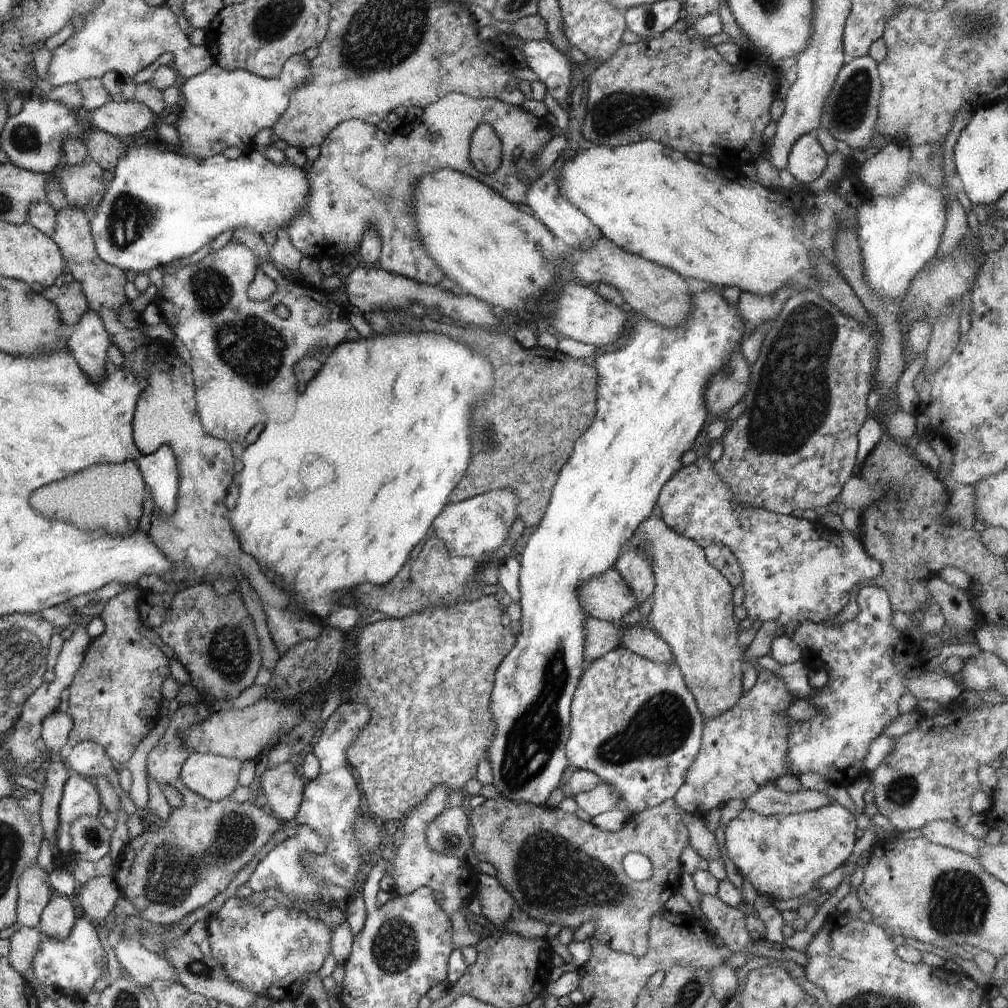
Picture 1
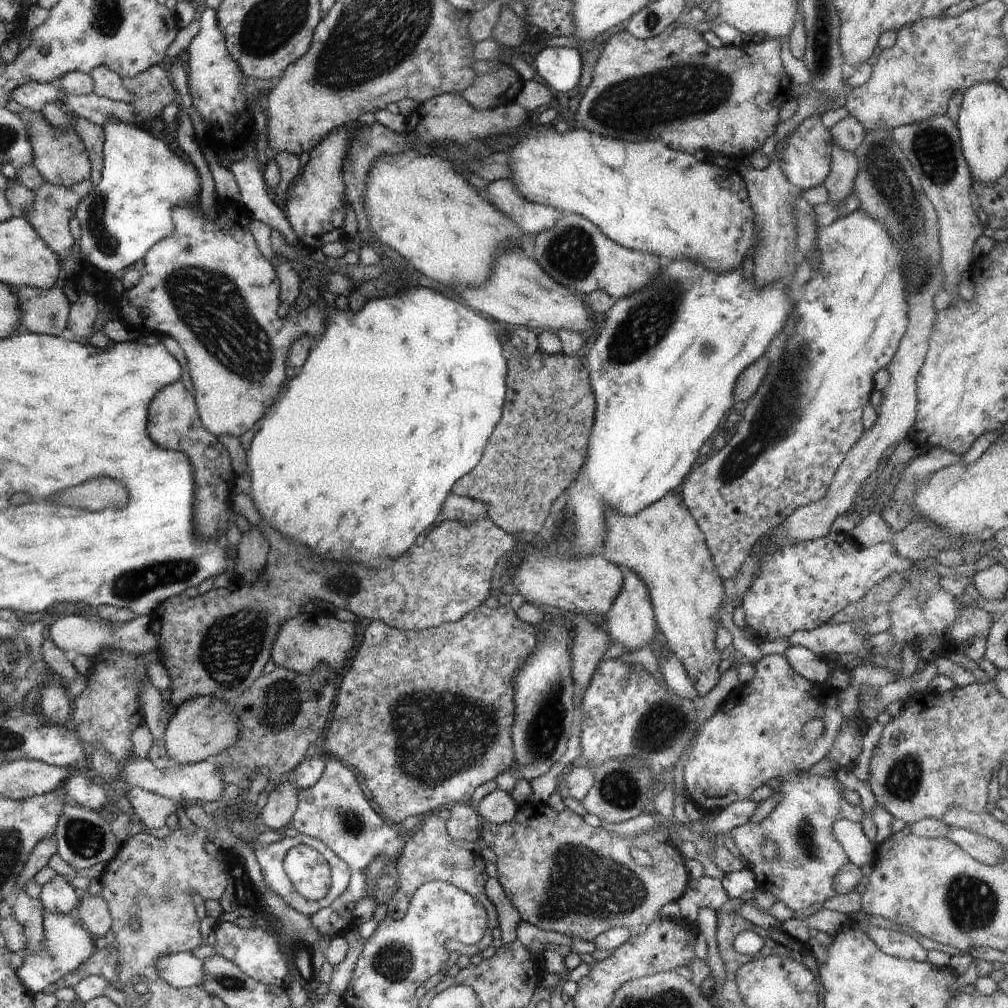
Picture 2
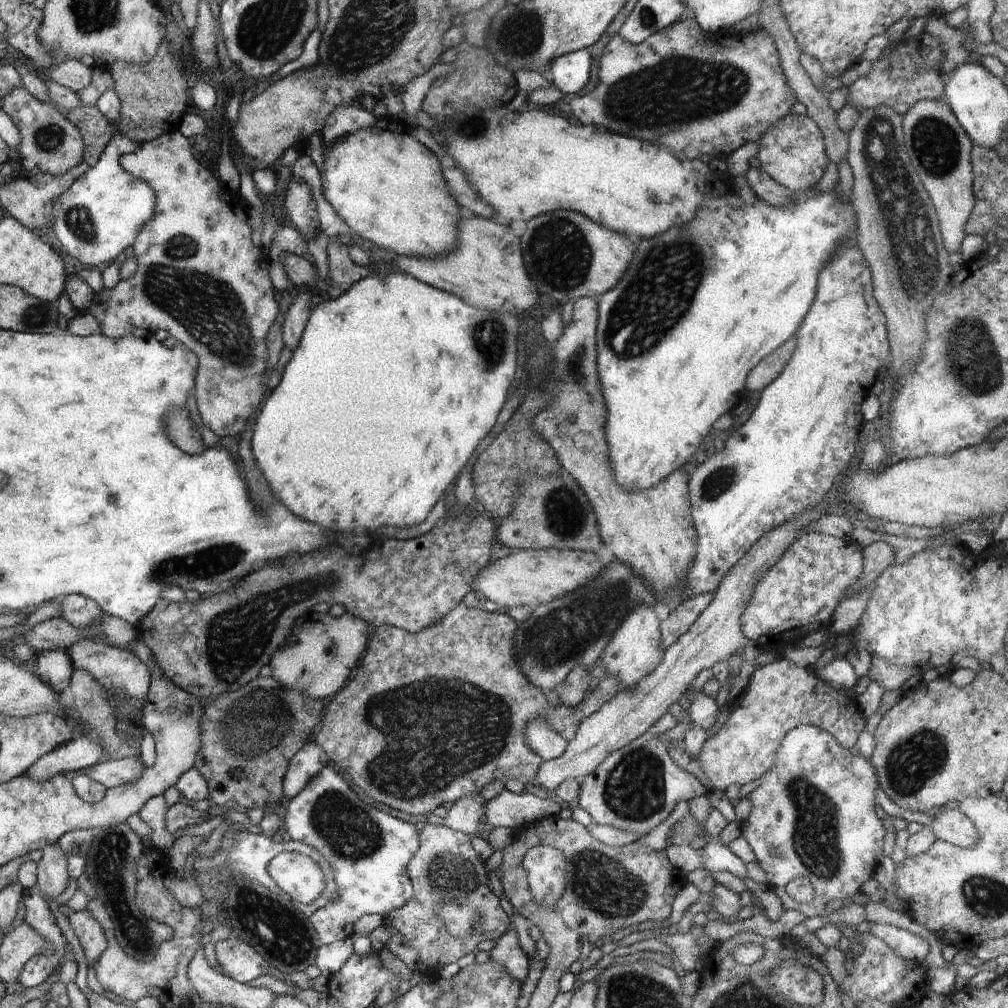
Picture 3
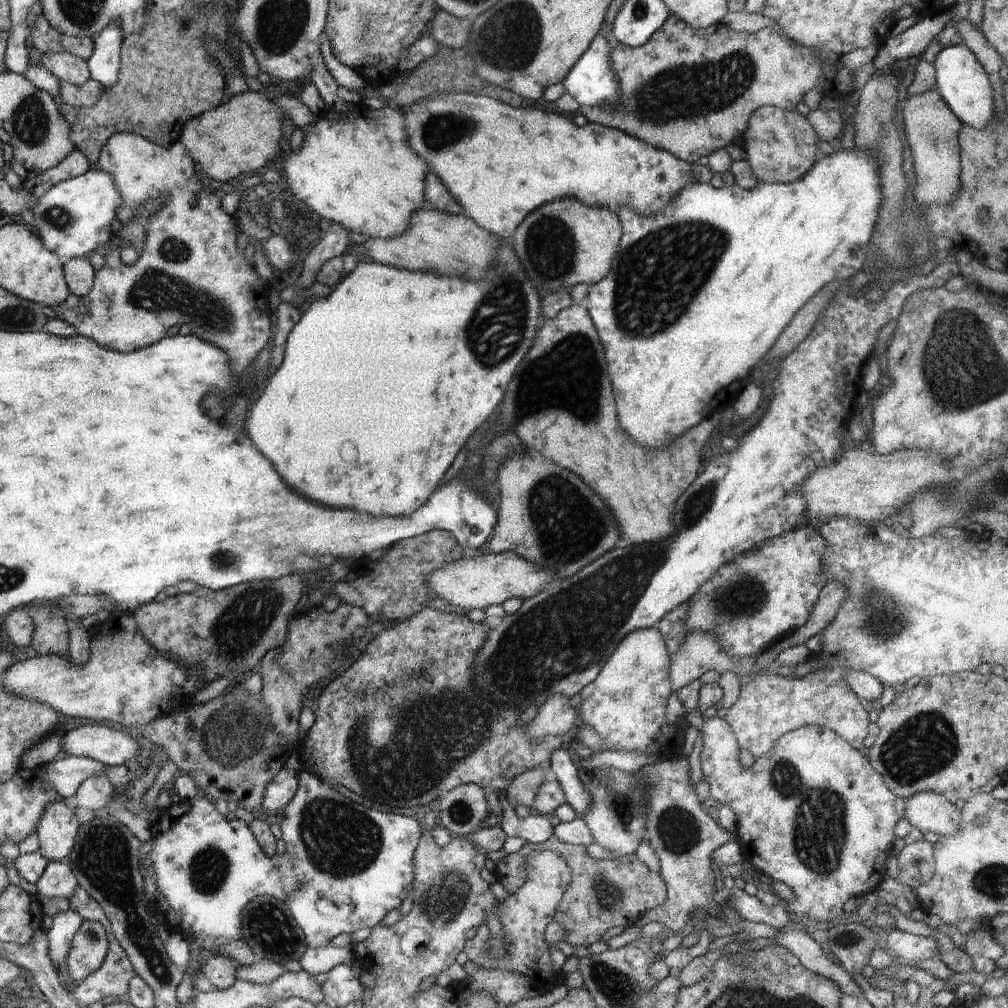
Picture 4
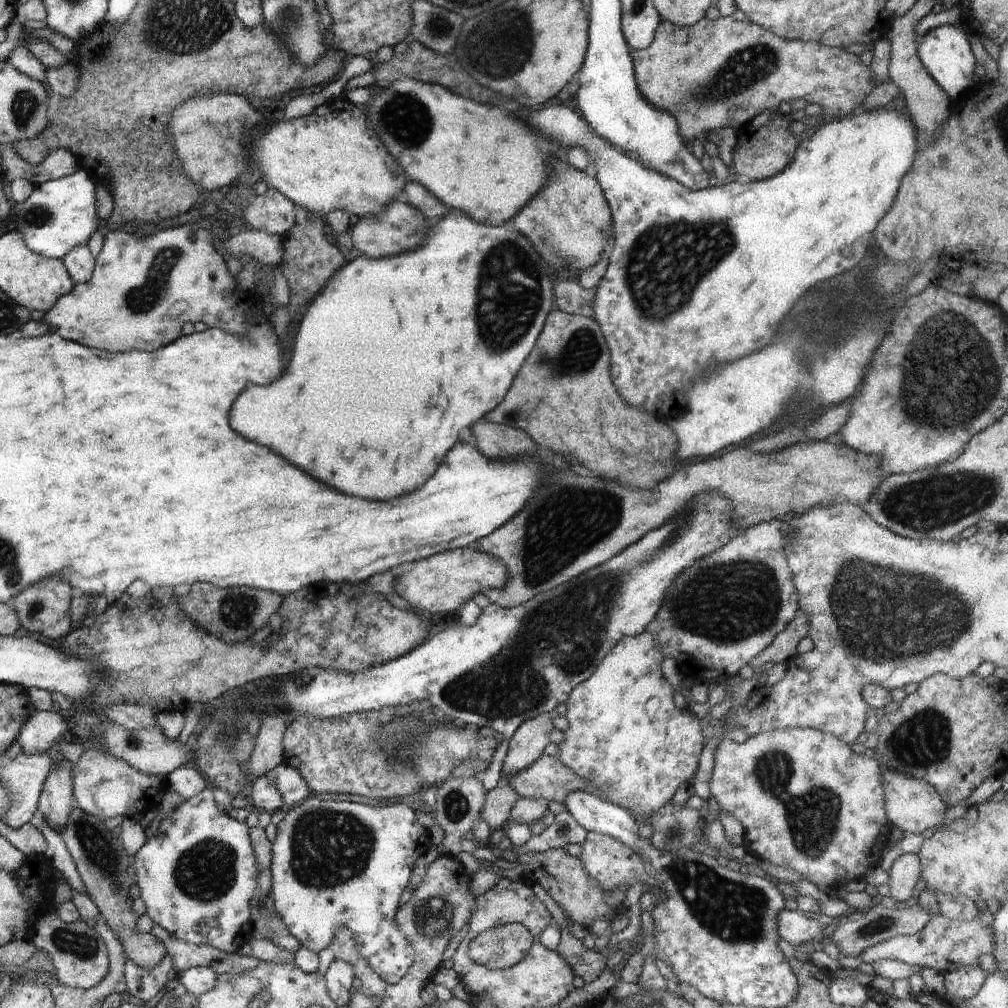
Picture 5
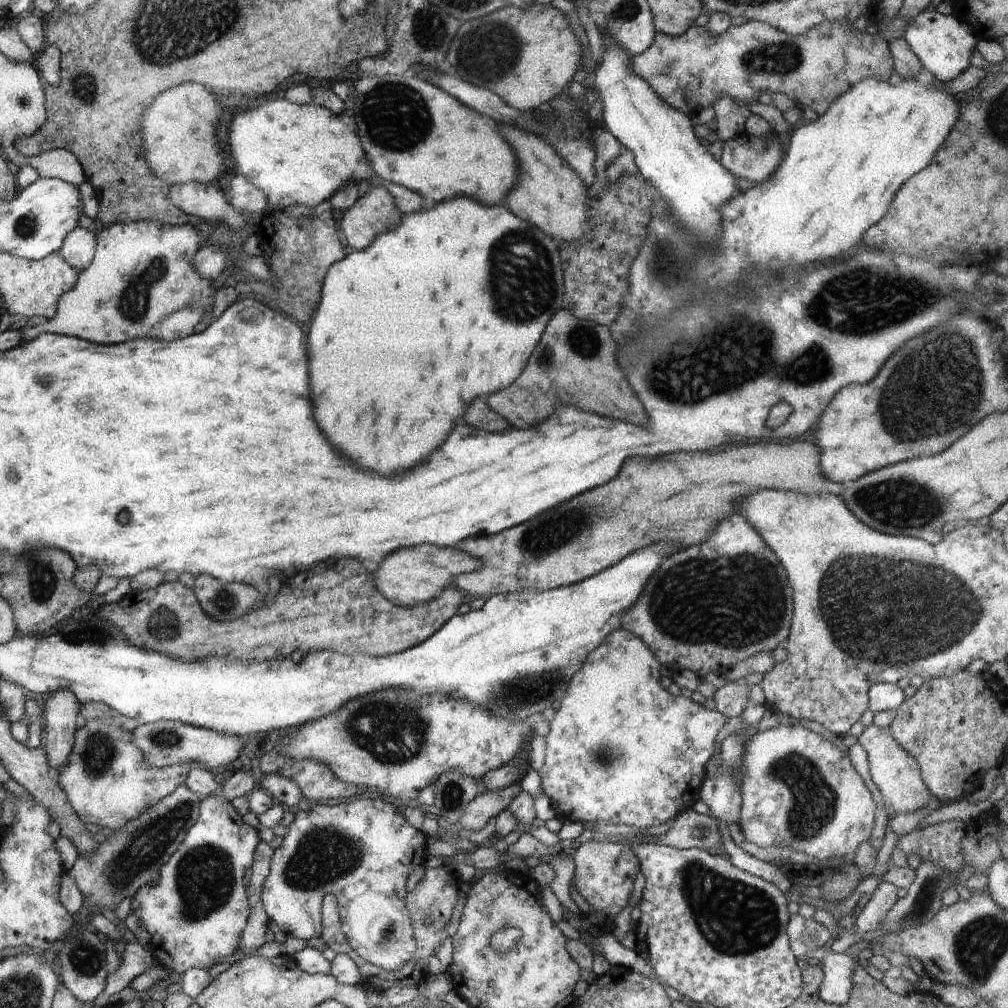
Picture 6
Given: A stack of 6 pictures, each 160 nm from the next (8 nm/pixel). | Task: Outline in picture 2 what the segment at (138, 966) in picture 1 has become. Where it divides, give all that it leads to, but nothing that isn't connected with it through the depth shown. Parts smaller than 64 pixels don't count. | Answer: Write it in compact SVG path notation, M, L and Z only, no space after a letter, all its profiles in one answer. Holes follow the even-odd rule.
M192 953L156 957L153 967L165 983L177 989L201 986L204 978L203 964Z

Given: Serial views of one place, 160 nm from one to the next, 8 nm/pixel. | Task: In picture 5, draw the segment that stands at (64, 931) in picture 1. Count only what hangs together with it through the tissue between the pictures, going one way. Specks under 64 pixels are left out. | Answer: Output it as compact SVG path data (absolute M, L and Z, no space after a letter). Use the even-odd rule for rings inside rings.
M63 756L49 770L48 778L42 787L37 809L42 812L48 826L57 833L69 821L75 804L73 798L72 763Z

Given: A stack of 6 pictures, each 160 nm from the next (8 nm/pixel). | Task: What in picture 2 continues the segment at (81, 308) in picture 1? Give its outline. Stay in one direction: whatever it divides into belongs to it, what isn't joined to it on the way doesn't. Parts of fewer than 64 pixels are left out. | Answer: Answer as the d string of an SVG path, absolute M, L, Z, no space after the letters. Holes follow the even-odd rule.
M20 286L15 288L15 293L23 310L21 332L53 337L65 334L71 304L62 288L54 286L44 290Z

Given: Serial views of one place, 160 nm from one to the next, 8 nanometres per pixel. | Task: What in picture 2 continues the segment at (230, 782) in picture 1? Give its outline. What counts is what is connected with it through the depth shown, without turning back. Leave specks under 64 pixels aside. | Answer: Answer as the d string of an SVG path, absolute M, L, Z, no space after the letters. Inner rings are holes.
M136 758L124 766L124 773L119 773L120 775L125 776L125 782L130 787L137 786L149 790L177 803L214 802L221 798L225 785L219 766L208 760L189 765L174 764L172 767L157 769L149 759Z

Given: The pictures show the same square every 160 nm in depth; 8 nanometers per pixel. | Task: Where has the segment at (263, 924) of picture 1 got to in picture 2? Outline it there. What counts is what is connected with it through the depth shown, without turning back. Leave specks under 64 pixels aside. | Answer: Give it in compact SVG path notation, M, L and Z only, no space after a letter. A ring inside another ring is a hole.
M226 921L215 926L214 934L216 935L214 950L217 955L227 958L244 974L266 986L288 990L294 980L290 974L286 956L280 950L277 938L270 931L258 927L244 928Z

